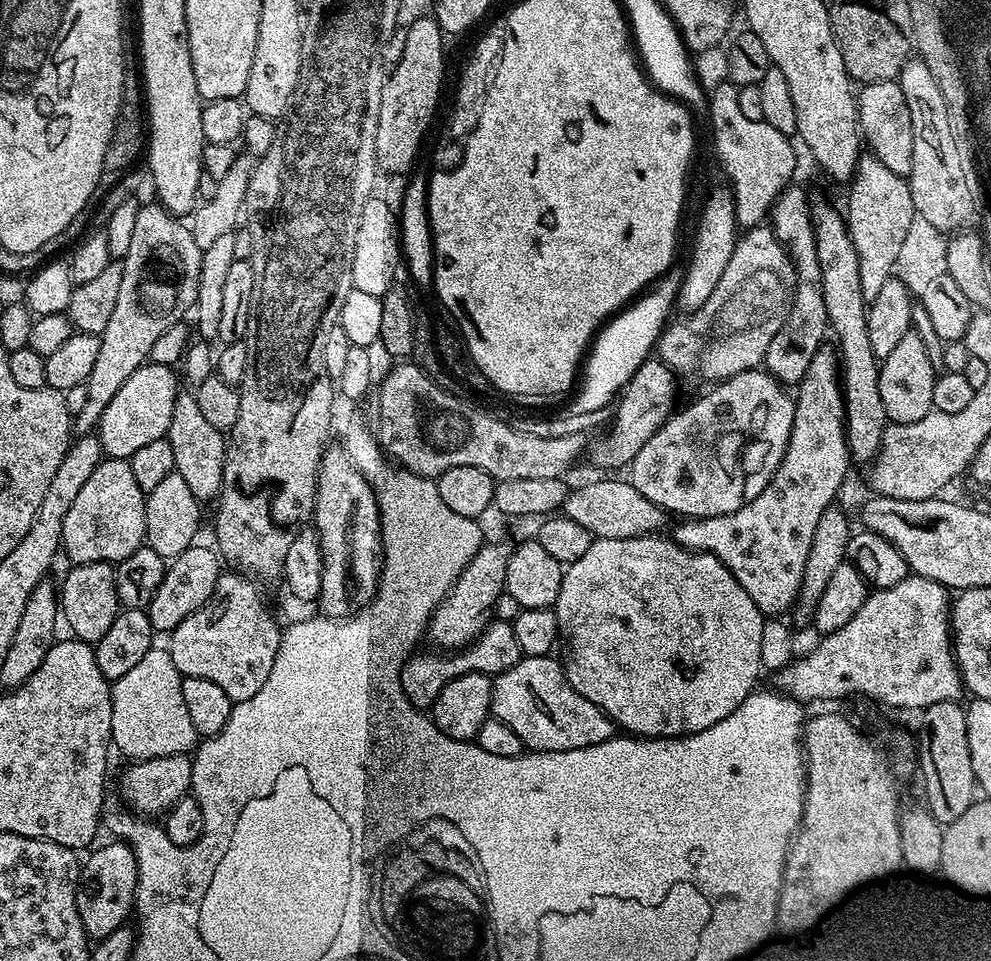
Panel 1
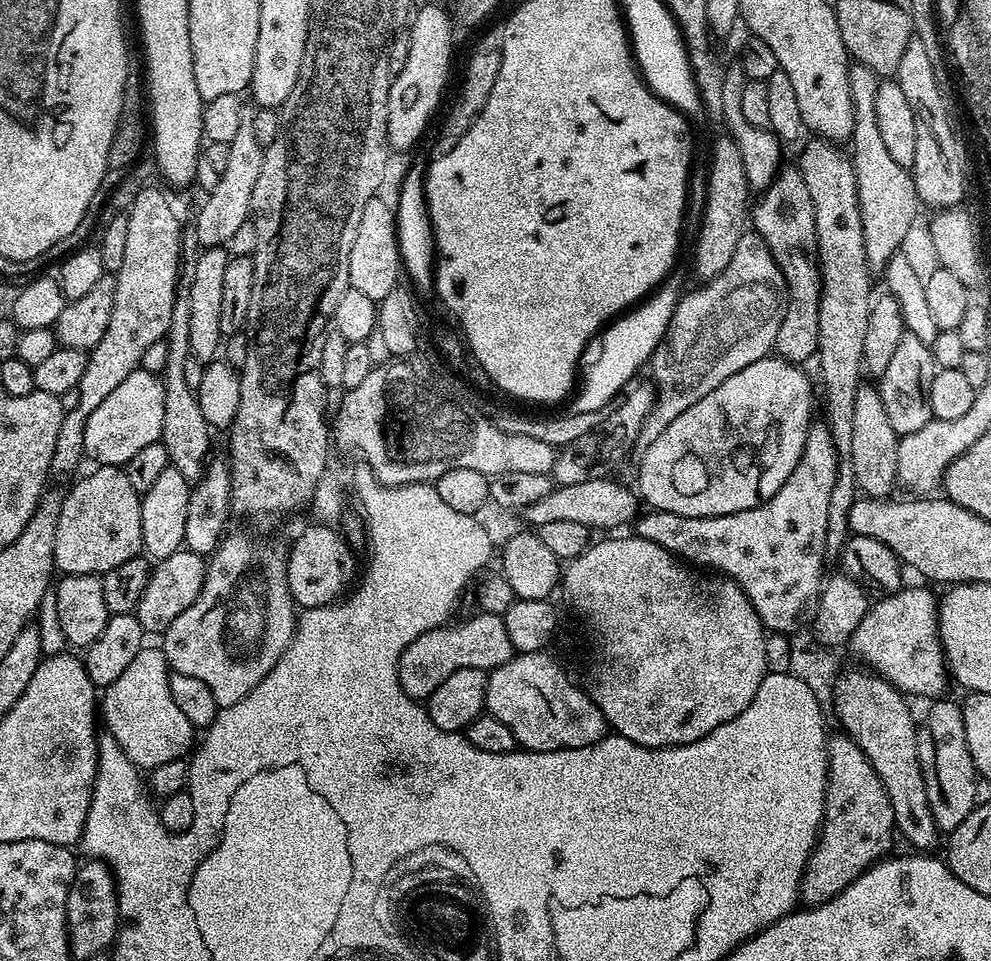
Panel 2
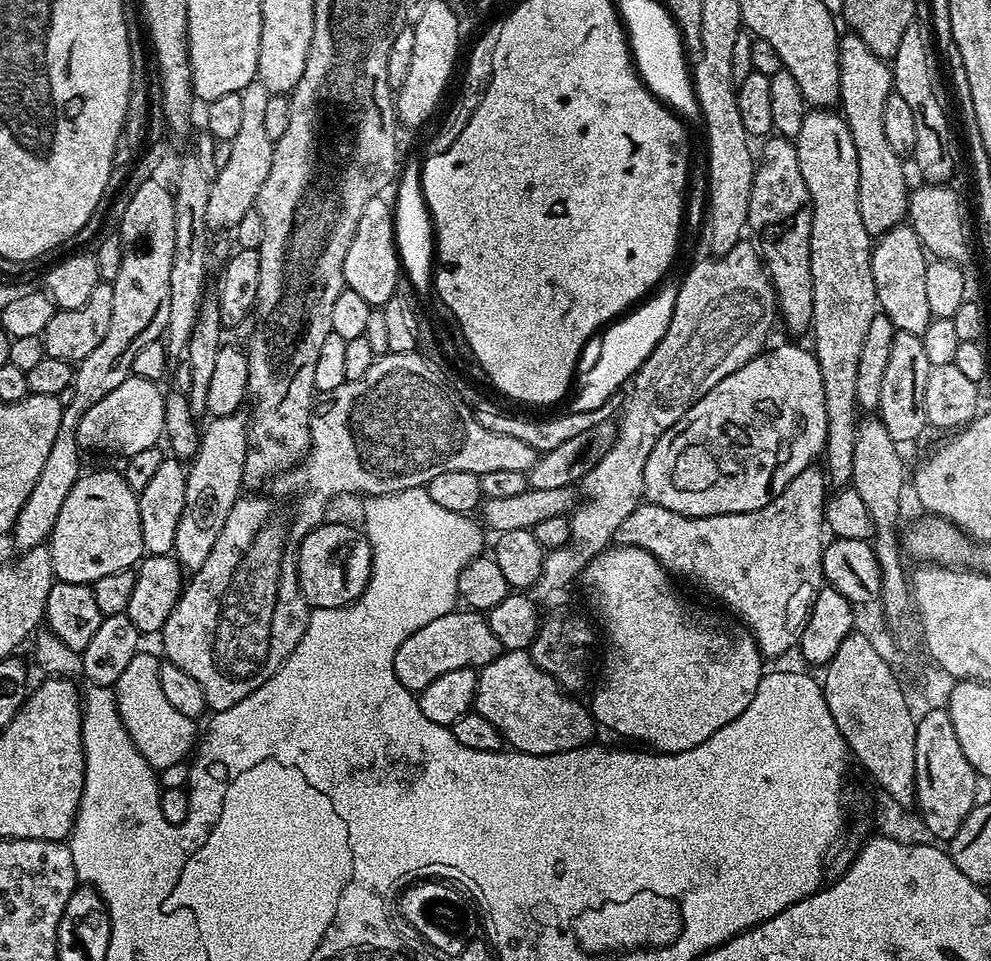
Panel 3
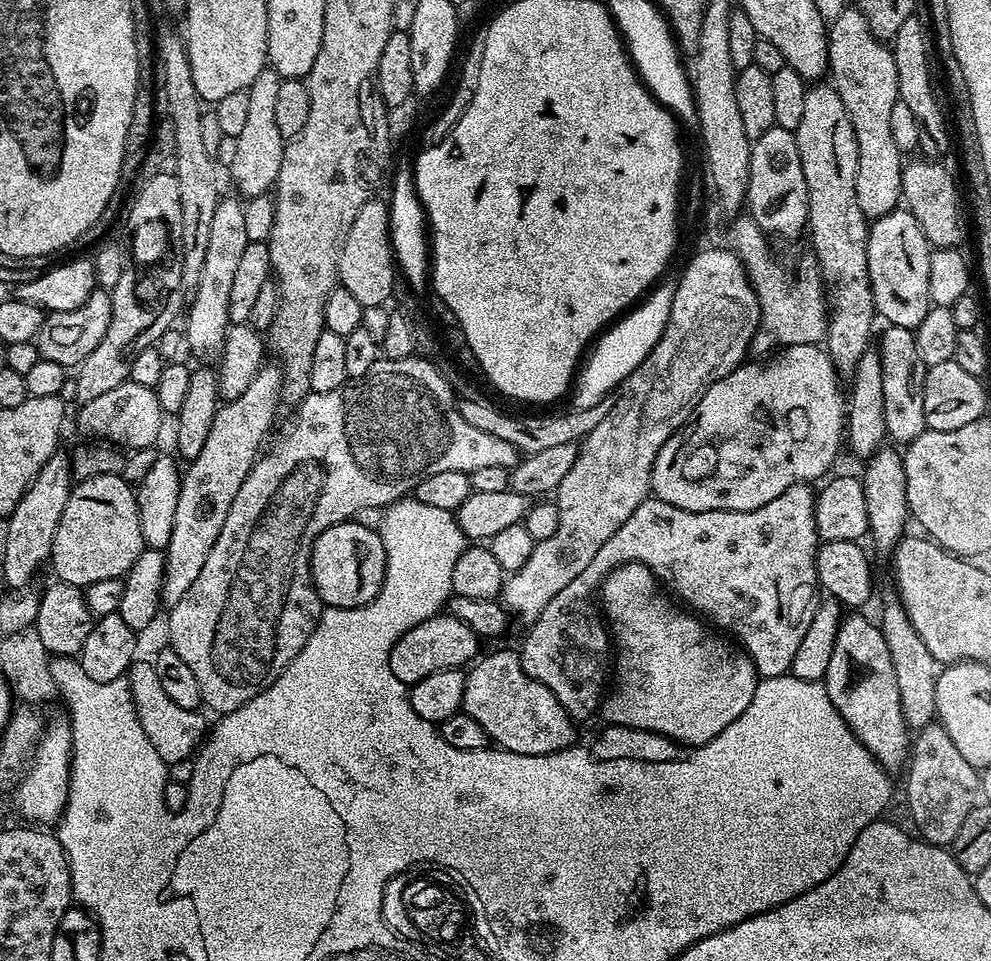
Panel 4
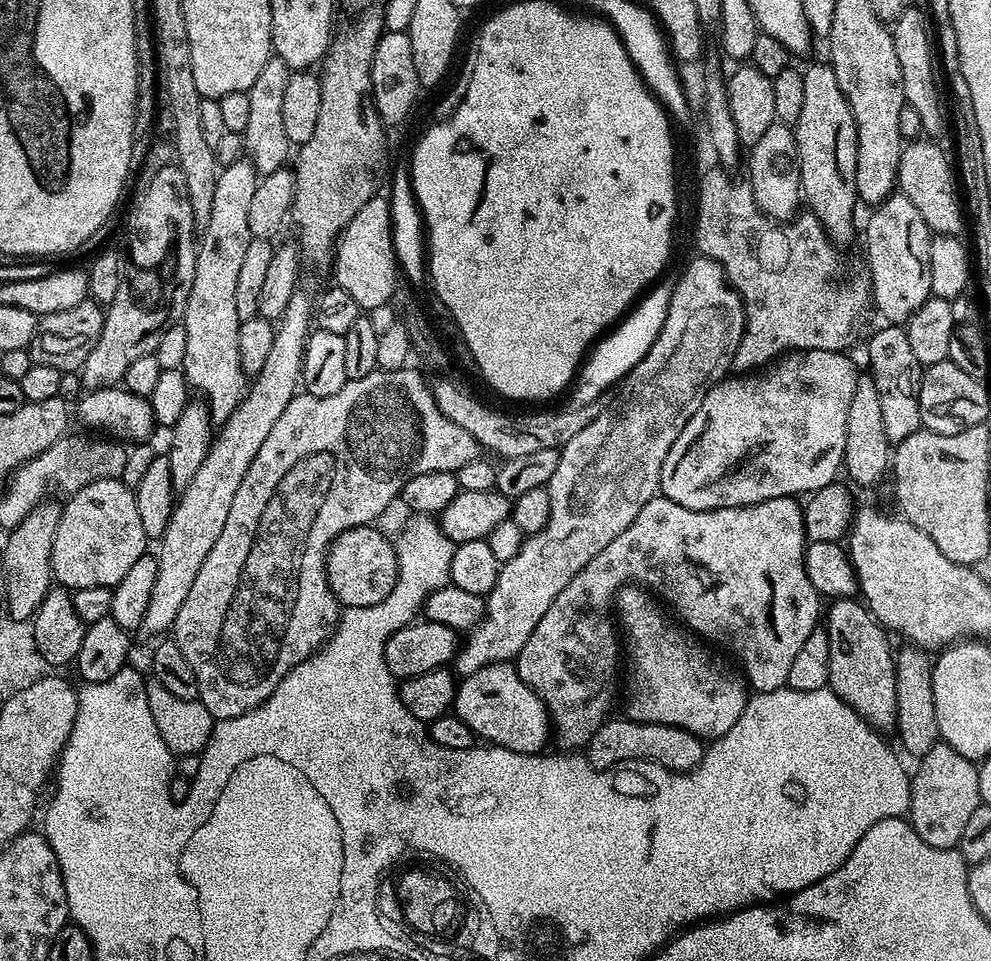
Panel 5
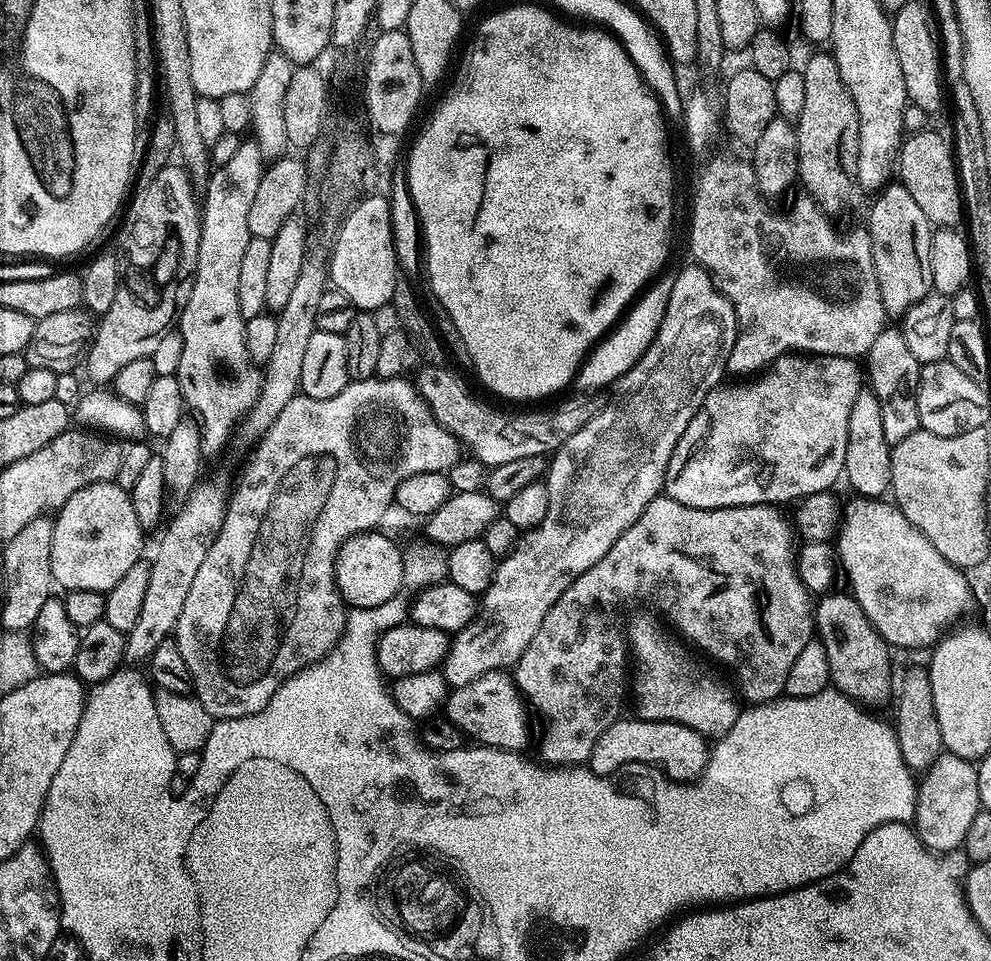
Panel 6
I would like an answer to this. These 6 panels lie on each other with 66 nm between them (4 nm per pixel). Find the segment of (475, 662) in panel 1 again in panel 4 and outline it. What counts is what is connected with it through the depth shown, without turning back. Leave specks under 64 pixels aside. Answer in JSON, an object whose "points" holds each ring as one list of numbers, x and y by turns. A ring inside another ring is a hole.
{"points":[[451,614,432,616,426,622,418,622,414,630,406,630,406,634,398,638,394,650,390,650,390,670,394,670,394,678,398,678,398,682,411,686,422,682,426,674,447,668,463,669,471,665,481,651,480,644,481,637,458,617]]}

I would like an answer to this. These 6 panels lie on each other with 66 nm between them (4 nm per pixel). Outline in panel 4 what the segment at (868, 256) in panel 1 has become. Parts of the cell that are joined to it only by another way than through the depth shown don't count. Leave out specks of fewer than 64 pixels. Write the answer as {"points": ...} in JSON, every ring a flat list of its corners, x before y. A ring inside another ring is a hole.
{"points":[[855,6,844,8,840,17,831,21,828,72,832,87,838,98,842,98,842,106,846,106,846,114,850,114,854,138,858,142,858,206,862,206,862,214,869,221,877,220,893,212,902,200,905,161,898,146,894,146,890,126,890,113,900,98,898,66,894,66,891,47,872,33,866,18]]}

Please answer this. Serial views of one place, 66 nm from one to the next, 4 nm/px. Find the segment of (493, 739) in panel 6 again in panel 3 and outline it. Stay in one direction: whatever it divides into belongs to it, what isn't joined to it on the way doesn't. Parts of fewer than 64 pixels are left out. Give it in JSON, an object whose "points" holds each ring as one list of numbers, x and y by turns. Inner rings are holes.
{"points":[[504,650,498,658,494,658,494,662,479,669,474,710,482,714,482,718,487,718,493,726,498,726,498,730,504,735,504,743,509,749,535,756,545,756,582,748,593,743,592,735,598,732,598,725,592,719,591,711,585,705,583,708,576,700,579,699,565,692,553,676,546,674,533,662,531,651]]}

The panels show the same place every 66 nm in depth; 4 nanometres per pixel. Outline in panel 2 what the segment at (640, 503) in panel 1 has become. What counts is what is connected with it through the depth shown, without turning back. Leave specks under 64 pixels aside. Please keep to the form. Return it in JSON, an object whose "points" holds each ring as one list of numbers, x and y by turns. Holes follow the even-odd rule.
{"points":[[613,478,587,480,553,487,550,494,538,498,538,502,530,502,522,509,525,525,539,526,546,522,582,522,589,530,596,528,616,528,619,524,631,525,637,519,636,504,638,496,624,484]]}

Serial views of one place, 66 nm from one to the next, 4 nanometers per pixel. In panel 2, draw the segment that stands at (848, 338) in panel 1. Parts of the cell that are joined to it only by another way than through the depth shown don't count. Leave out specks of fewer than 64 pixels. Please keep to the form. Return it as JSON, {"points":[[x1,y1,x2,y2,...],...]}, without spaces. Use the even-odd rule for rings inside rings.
{"points":[[861,382,858,394,854,394,854,427,850,441,850,454,854,466,856,487,863,495,888,498,893,495,892,487,897,487,898,446,900,437,894,426,890,426,890,417,886,415,886,406,882,403,879,387,872,382]]}

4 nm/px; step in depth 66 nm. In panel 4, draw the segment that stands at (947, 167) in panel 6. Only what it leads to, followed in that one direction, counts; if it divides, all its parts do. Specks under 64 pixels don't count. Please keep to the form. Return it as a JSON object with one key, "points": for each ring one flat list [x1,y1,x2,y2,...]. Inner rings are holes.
{"points":[[919,158,911,164,905,163,902,174,902,200,907,211,914,214,918,226,933,249,960,248,964,235,969,235,970,220,964,217,966,204,960,201,960,188,946,169,932,158]]}

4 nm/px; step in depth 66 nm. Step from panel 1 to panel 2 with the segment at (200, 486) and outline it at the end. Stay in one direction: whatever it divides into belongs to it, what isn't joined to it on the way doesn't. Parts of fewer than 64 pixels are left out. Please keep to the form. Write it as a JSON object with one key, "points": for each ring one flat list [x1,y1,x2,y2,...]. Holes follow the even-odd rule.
{"points":[[188,294,177,295,176,305,171,314,168,327,167,364,162,373,164,384,164,420,160,442,166,446,169,465,178,470,190,482,195,482,204,474,209,463,208,451,212,448,213,429,209,428,206,418,202,418,202,410,198,407,196,389,186,386,183,366,190,359,190,298]]}

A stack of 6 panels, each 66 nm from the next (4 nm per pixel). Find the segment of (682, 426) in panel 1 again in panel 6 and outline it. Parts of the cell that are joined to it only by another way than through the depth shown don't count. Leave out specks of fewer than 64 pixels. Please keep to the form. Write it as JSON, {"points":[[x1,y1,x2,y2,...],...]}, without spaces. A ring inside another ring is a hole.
{"points":[[789,354,779,356,773,364,769,364,763,374,749,379,747,382,721,382,702,402,698,414,686,426,686,434,678,442,674,454,668,463,666,478,664,479,664,492,670,498,682,502,686,506,695,508,740,508,743,504,770,504,784,506,787,500,799,502,805,496,827,492,833,487,832,483,838,481,844,474,846,462,846,434,850,430,850,414,854,410,854,402,858,398,862,387,862,368,855,359,846,356,817,356,815,354]]}

